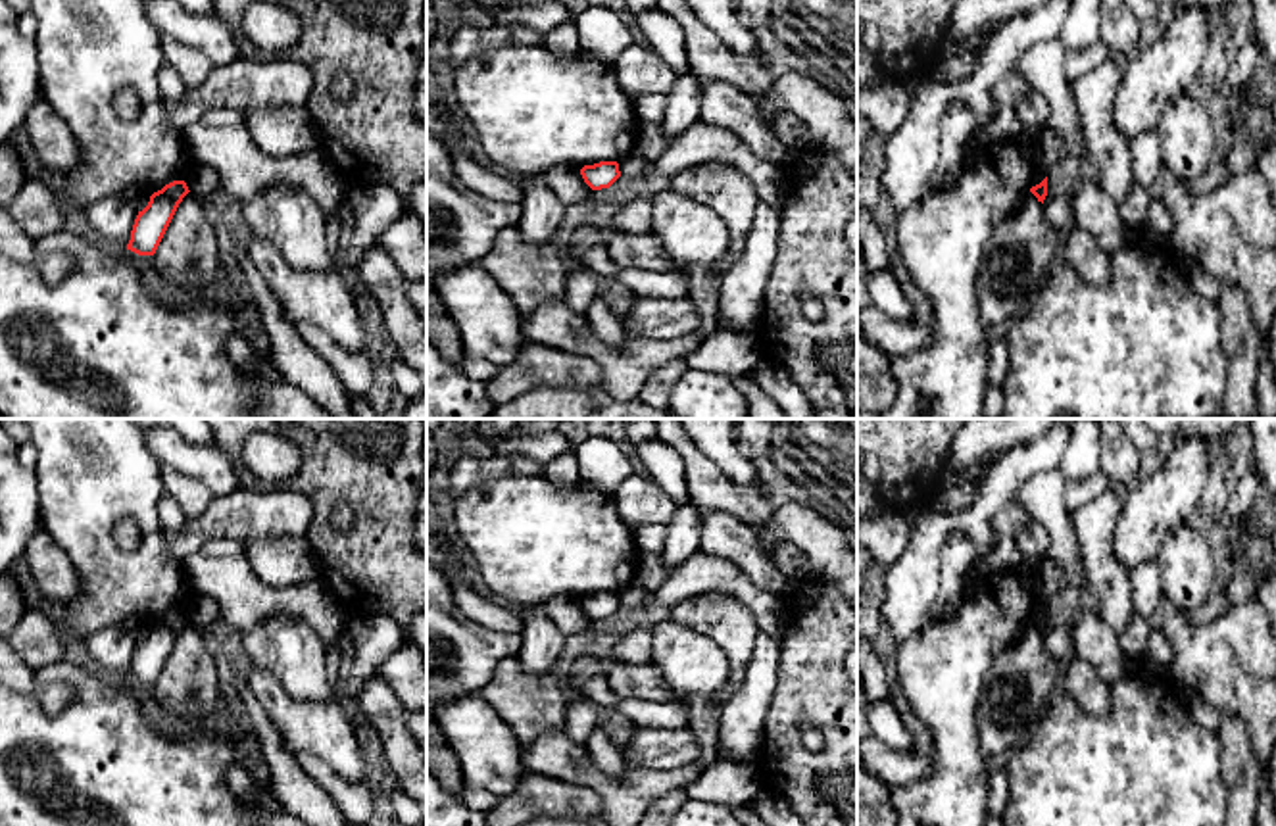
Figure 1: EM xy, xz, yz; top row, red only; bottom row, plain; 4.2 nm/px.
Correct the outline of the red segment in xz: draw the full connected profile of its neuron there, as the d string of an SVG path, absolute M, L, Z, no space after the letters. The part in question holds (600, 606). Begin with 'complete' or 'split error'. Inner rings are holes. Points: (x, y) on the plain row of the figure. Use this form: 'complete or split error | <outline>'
complete | M600 592L584 595L580 605L592 620L601 620L609 619L621 607L621 601L617 592Z

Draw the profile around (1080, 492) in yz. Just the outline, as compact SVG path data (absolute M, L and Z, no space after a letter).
M1097 471L1080 480L1068 480L1065 484L1065 505L1067 511L1072 513L1074 509L1088 505L1092 499L1103 496L1111 488L1111 480L1103 471Z

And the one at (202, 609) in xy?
M192 594L186 617L194 626L204 628L219 617L219 605L211 595Z

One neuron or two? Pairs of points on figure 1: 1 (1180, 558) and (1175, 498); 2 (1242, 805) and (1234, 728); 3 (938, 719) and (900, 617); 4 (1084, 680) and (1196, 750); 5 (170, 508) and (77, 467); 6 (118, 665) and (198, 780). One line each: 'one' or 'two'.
1: two
2: one
3: two
4: two
5: two
6: two

